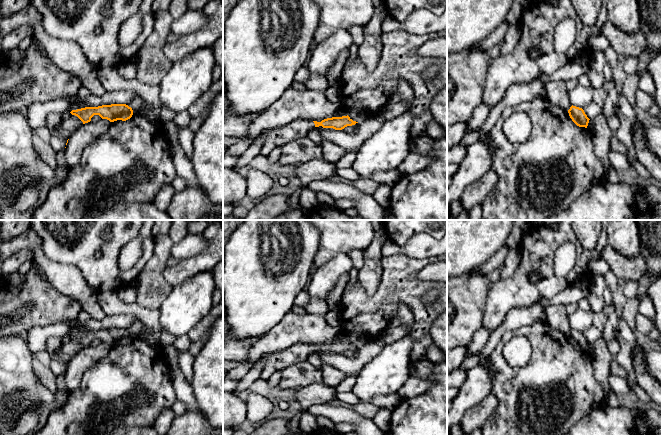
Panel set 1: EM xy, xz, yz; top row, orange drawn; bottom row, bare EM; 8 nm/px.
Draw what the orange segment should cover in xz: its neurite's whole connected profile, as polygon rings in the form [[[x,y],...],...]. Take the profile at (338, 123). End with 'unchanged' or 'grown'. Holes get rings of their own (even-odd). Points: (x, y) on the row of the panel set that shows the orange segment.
[[[347,115],[327,118],[321,122],[294,121],[282,127],[268,129],[261,133],[264,135],[264,140],[259,154],[268,157],[275,148],[283,146],[290,141],[307,137],[308,132],[314,127],[322,126],[323,128],[342,130],[345,127],[355,125],[356,123],[358,122],[353,121]]]; grown

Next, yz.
[[[572,105],[568,110],[568,113],[572,121],[577,126],[587,128],[590,119],[587,117],[587,115],[585,114],[582,108]]]; unchanged

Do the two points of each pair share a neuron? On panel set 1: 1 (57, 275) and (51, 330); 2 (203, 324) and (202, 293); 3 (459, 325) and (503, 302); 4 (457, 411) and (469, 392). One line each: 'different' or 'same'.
1: different
2: different
3: different
4: same

